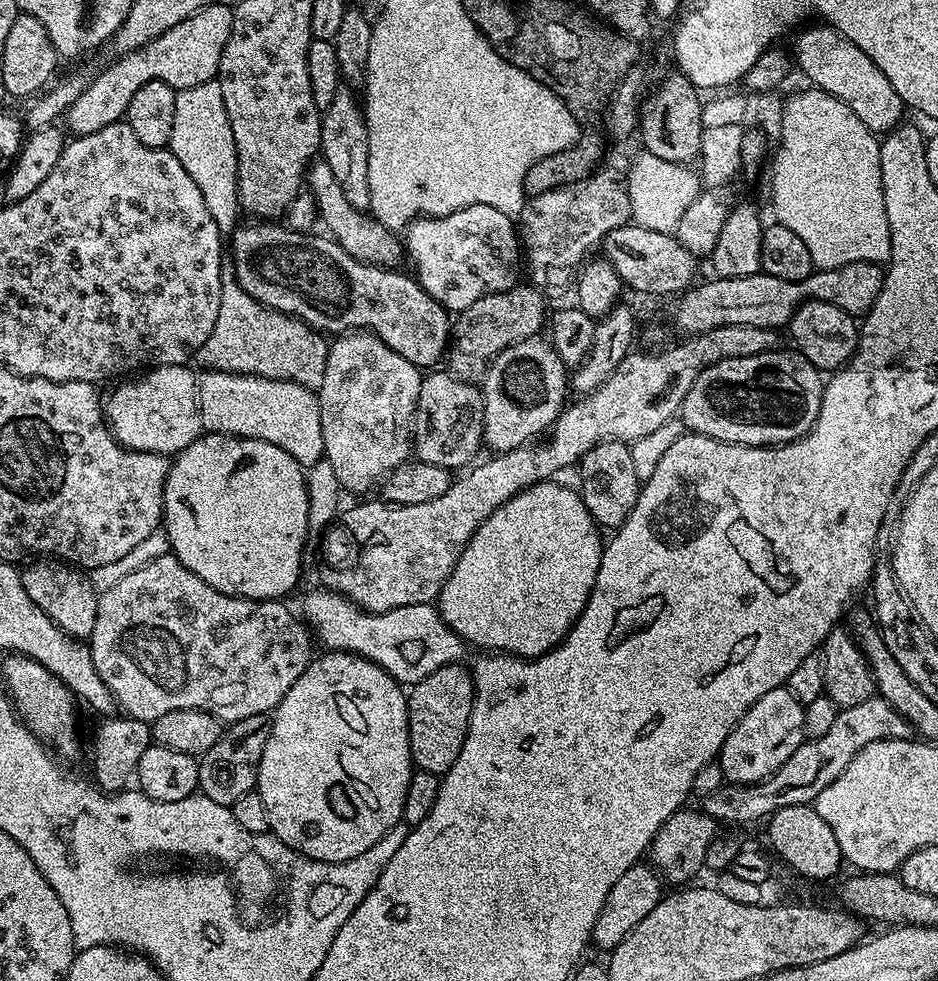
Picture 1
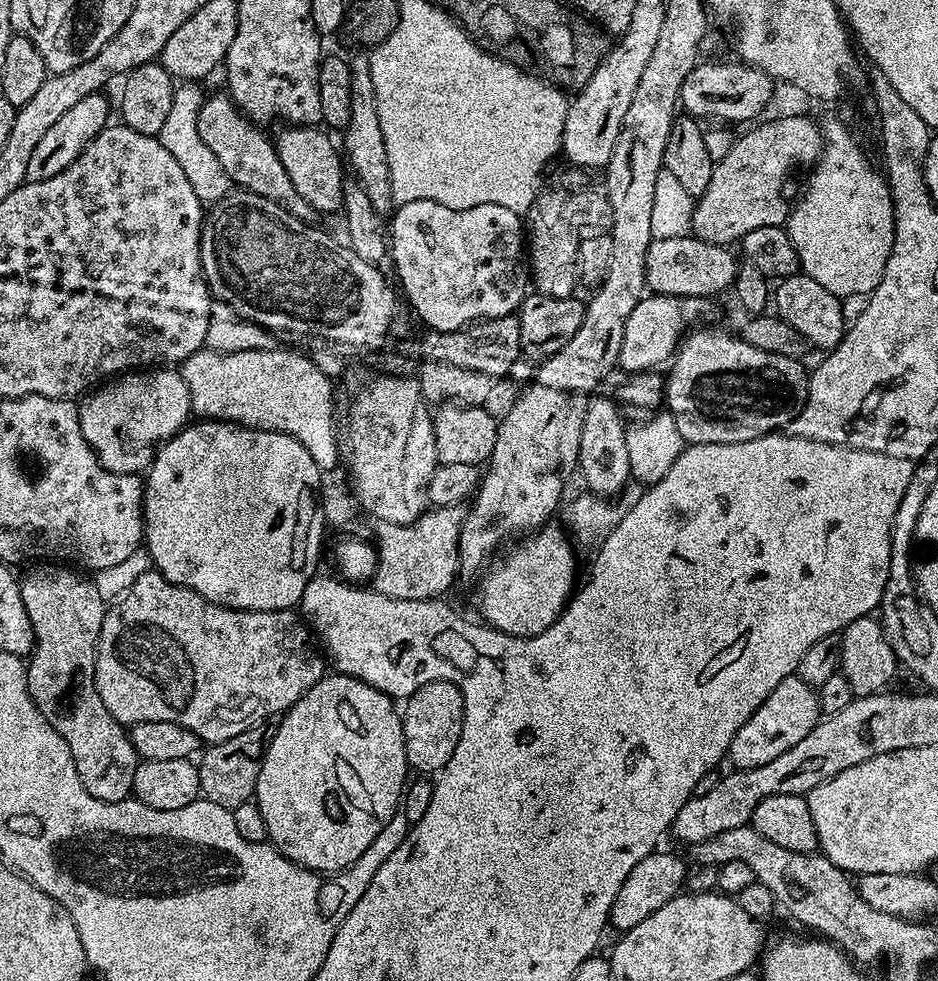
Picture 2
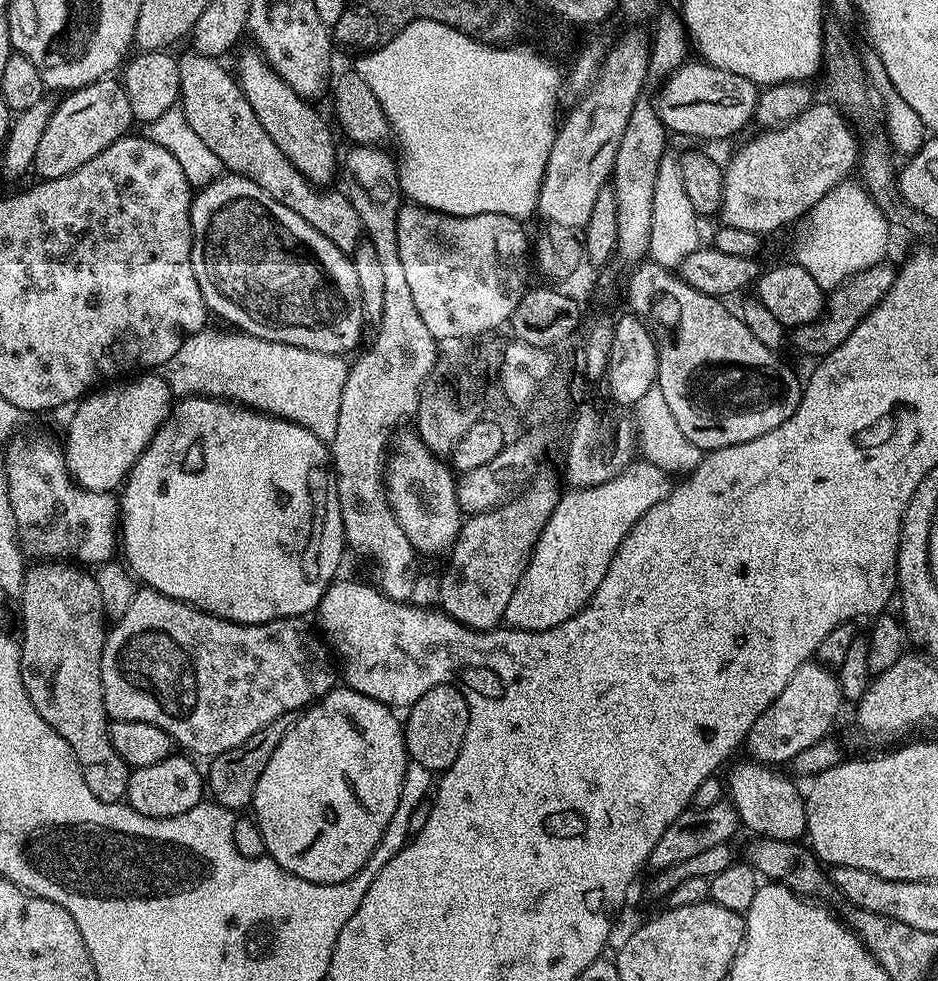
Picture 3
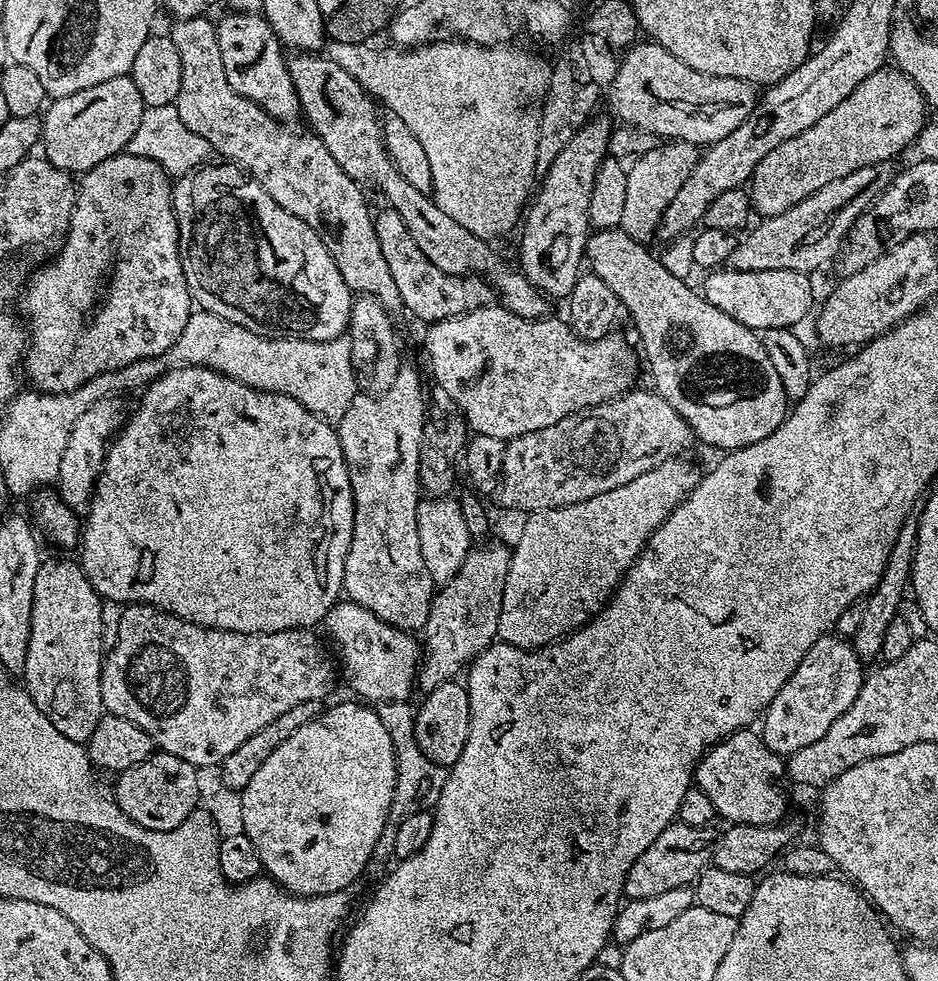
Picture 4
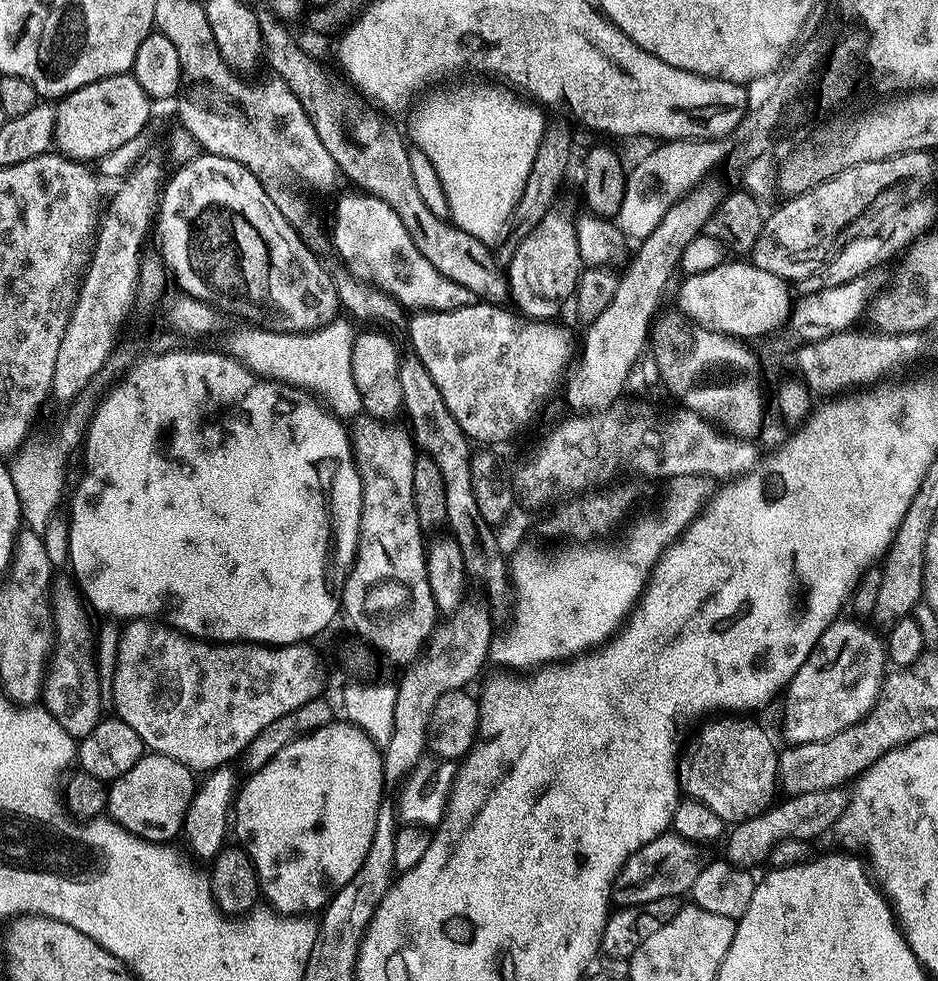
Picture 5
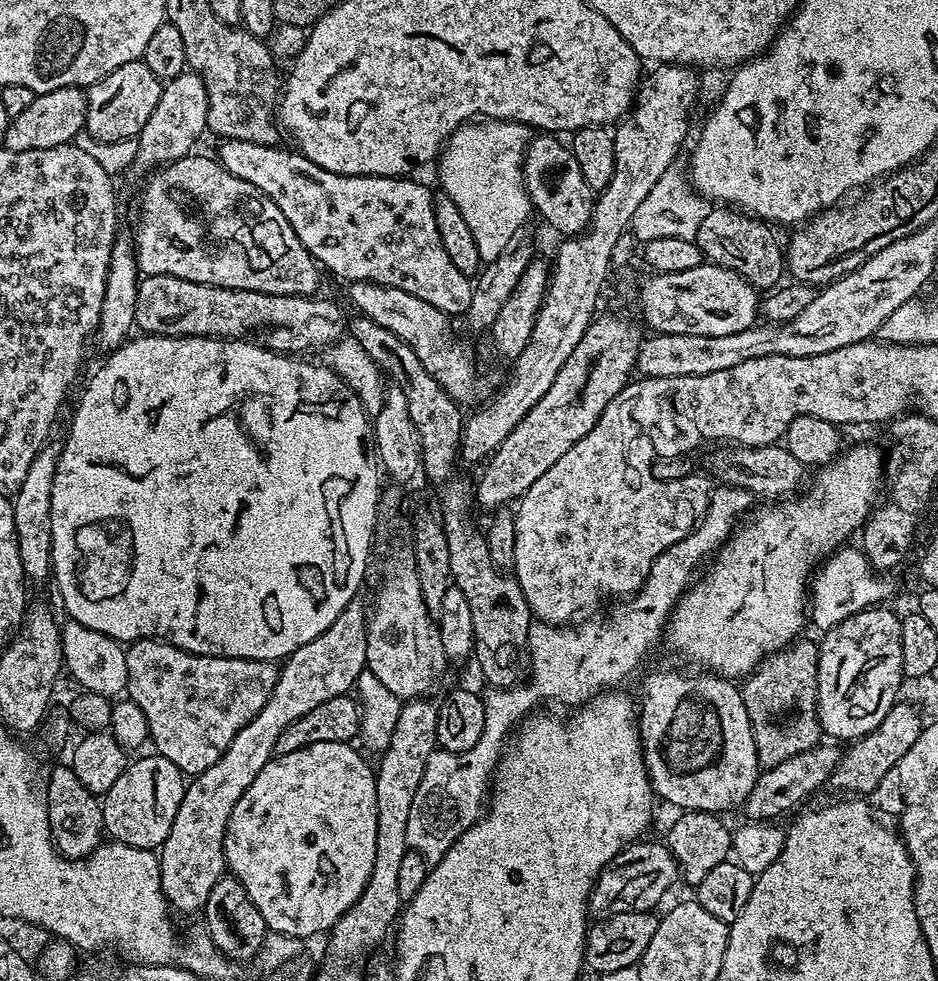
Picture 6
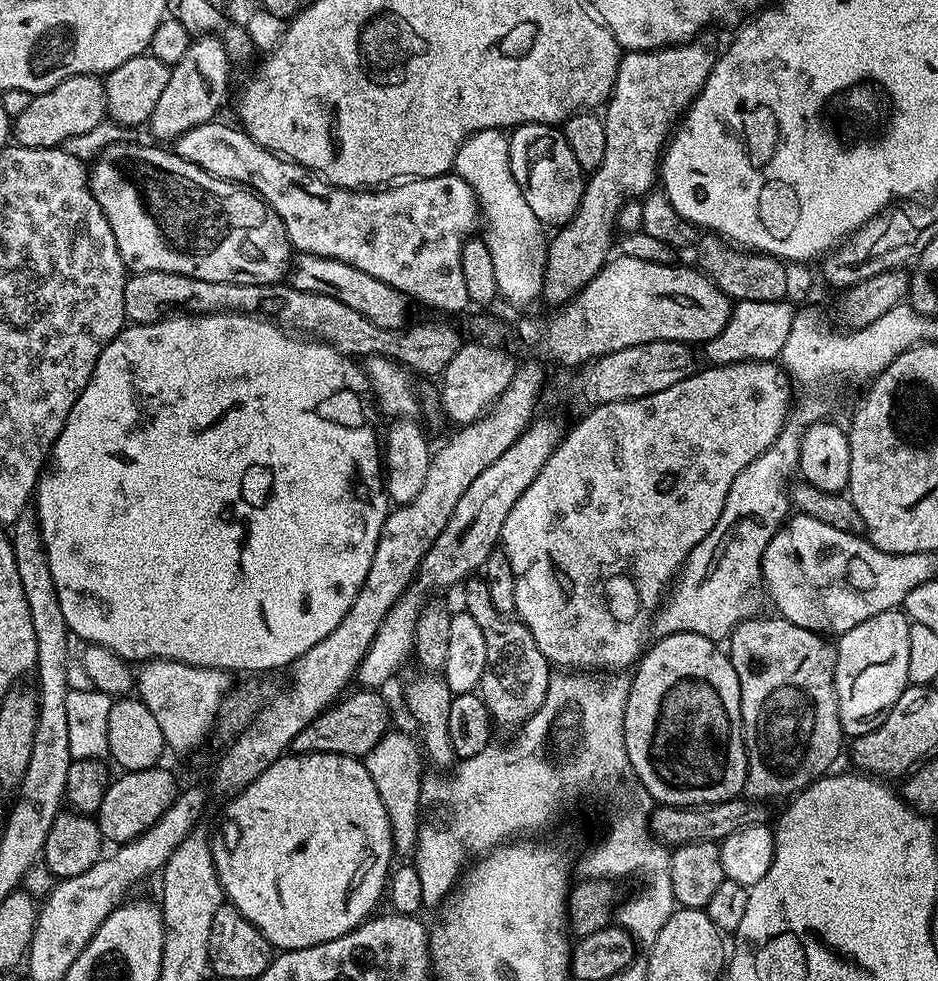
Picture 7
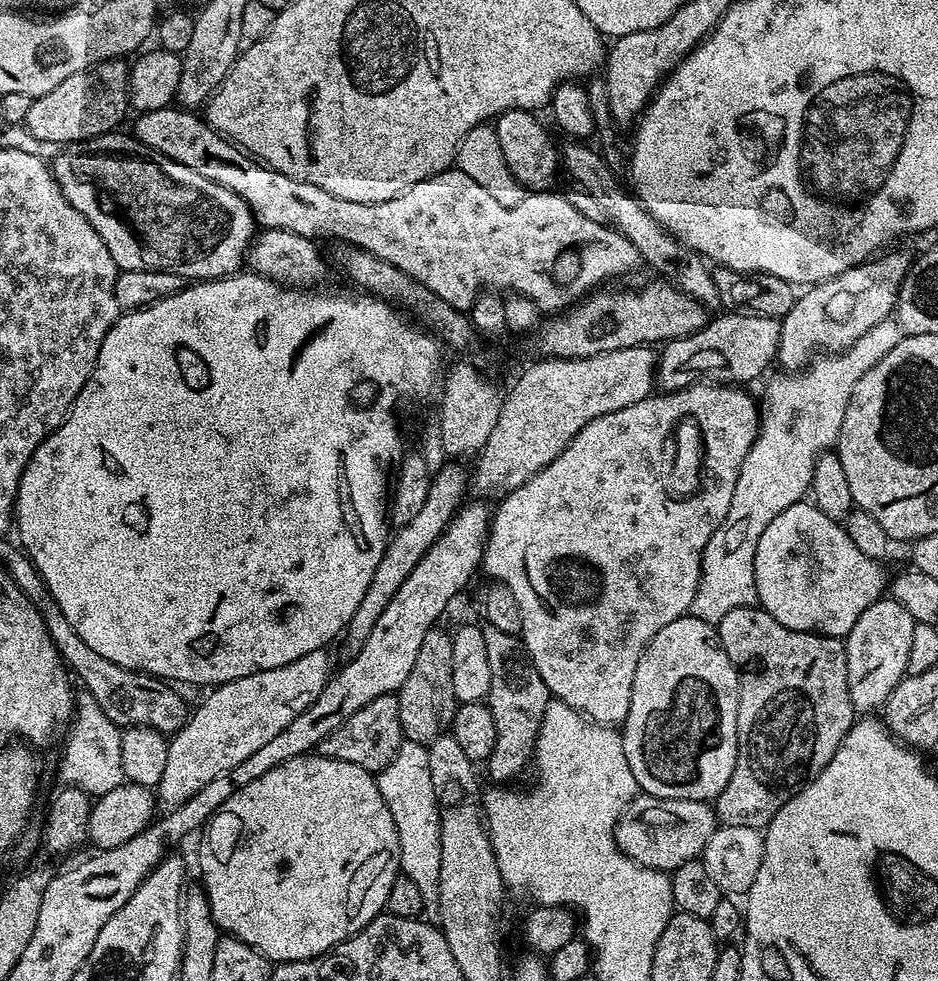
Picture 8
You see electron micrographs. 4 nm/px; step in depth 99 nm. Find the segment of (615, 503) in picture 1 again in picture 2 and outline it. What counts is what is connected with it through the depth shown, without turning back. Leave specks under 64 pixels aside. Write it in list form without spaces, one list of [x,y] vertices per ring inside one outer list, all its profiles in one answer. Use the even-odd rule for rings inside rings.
[[[593,395],[592,399],[588,401],[582,439],[579,442],[577,469],[579,475],[582,474],[589,493],[614,498],[623,493],[632,478],[626,436],[627,427],[620,418],[617,403],[600,395]]]

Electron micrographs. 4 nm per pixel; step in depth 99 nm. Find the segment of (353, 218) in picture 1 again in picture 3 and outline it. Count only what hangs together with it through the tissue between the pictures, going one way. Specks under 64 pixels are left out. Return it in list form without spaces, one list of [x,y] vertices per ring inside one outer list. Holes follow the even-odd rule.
[[[255,47],[248,49],[236,60],[234,67],[236,83],[239,84],[246,102],[254,110],[258,122],[262,122],[262,130],[274,138],[274,146],[294,162],[294,166],[306,179],[317,186],[328,186],[332,175],[338,172],[338,156],[336,160],[336,144],[328,133],[328,126],[323,118],[312,109],[313,105],[303,96],[294,94],[290,86],[275,70],[269,66],[263,52]]]

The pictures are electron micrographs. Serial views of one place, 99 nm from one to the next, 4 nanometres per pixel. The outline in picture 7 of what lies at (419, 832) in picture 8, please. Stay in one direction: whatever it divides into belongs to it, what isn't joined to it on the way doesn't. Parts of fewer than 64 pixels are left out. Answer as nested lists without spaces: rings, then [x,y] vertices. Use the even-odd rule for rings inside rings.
[[[390,730],[374,746],[374,750],[370,750],[367,756],[363,757],[363,762],[370,778],[374,778],[374,786],[378,786],[382,806],[386,806],[386,814],[390,818],[392,827],[392,847],[395,855],[411,857],[416,851],[416,839],[418,838],[420,781],[426,772],[422,748],[417,737]]]

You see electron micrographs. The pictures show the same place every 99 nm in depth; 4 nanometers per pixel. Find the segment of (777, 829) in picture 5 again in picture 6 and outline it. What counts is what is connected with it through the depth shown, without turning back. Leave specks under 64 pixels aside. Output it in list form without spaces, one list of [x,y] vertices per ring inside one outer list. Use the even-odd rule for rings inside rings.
[[[897,702],[873,732],[861,736],[851,745],[852,752],[843,753],[840,767],[836,769],[834,784],[844,791],[841,793],[855,794],[860,798],[871,797],[882,778],[886,778],[886,774],[890,774],[890,770],[906,754],[906,750],[910,750],[910,746],[918,742],[921,729],[919,710],[912,704]]]

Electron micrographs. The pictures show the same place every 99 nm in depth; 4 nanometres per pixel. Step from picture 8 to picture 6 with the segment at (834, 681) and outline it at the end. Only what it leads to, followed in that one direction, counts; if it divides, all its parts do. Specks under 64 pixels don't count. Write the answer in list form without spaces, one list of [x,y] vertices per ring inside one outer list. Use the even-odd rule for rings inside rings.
[[[800,638],[783,652],[771,657],[742,684],[746,714],[754,734],[754,746],[765,769],[778,766],[794,754],[817,747],[822,740],[816,715],[816,675],[820,653],[815,643]]]

